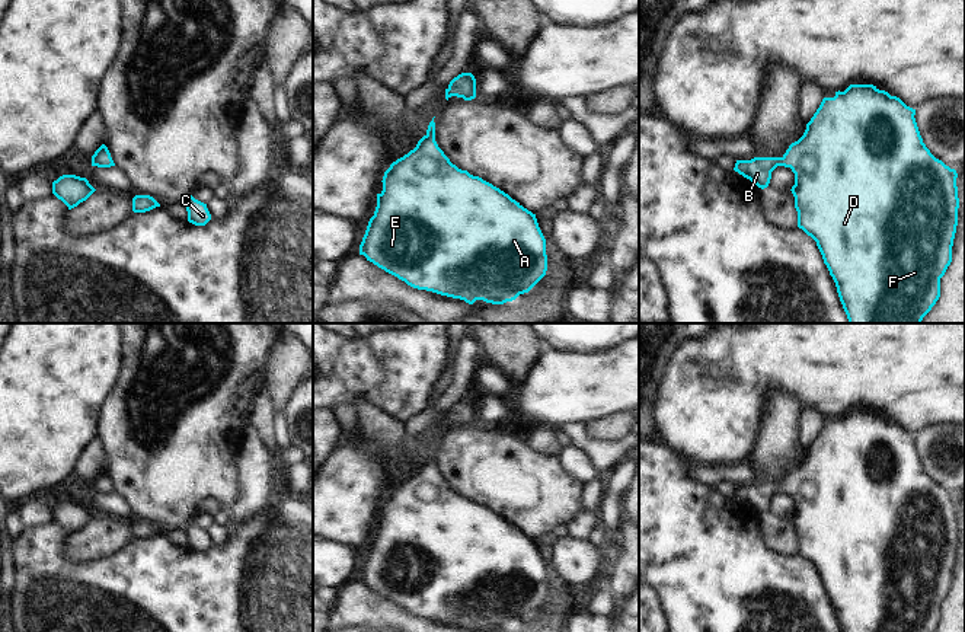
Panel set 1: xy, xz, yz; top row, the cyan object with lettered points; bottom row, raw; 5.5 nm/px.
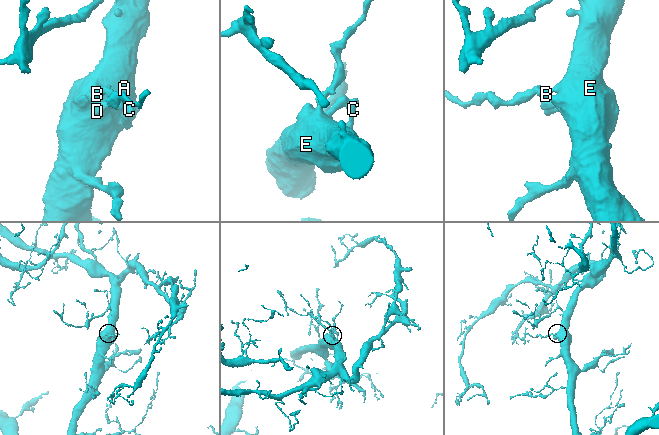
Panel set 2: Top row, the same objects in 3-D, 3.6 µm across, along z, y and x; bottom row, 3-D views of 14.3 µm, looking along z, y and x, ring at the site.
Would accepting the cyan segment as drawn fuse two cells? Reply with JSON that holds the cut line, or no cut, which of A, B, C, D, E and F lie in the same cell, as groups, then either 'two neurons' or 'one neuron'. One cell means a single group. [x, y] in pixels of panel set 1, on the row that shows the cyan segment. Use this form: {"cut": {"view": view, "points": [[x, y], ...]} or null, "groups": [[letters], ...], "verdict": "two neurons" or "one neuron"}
{"cut": null, "groups": [["A", "B", "C", "D", "E", "F"]], "verdict": "one neuron"}

